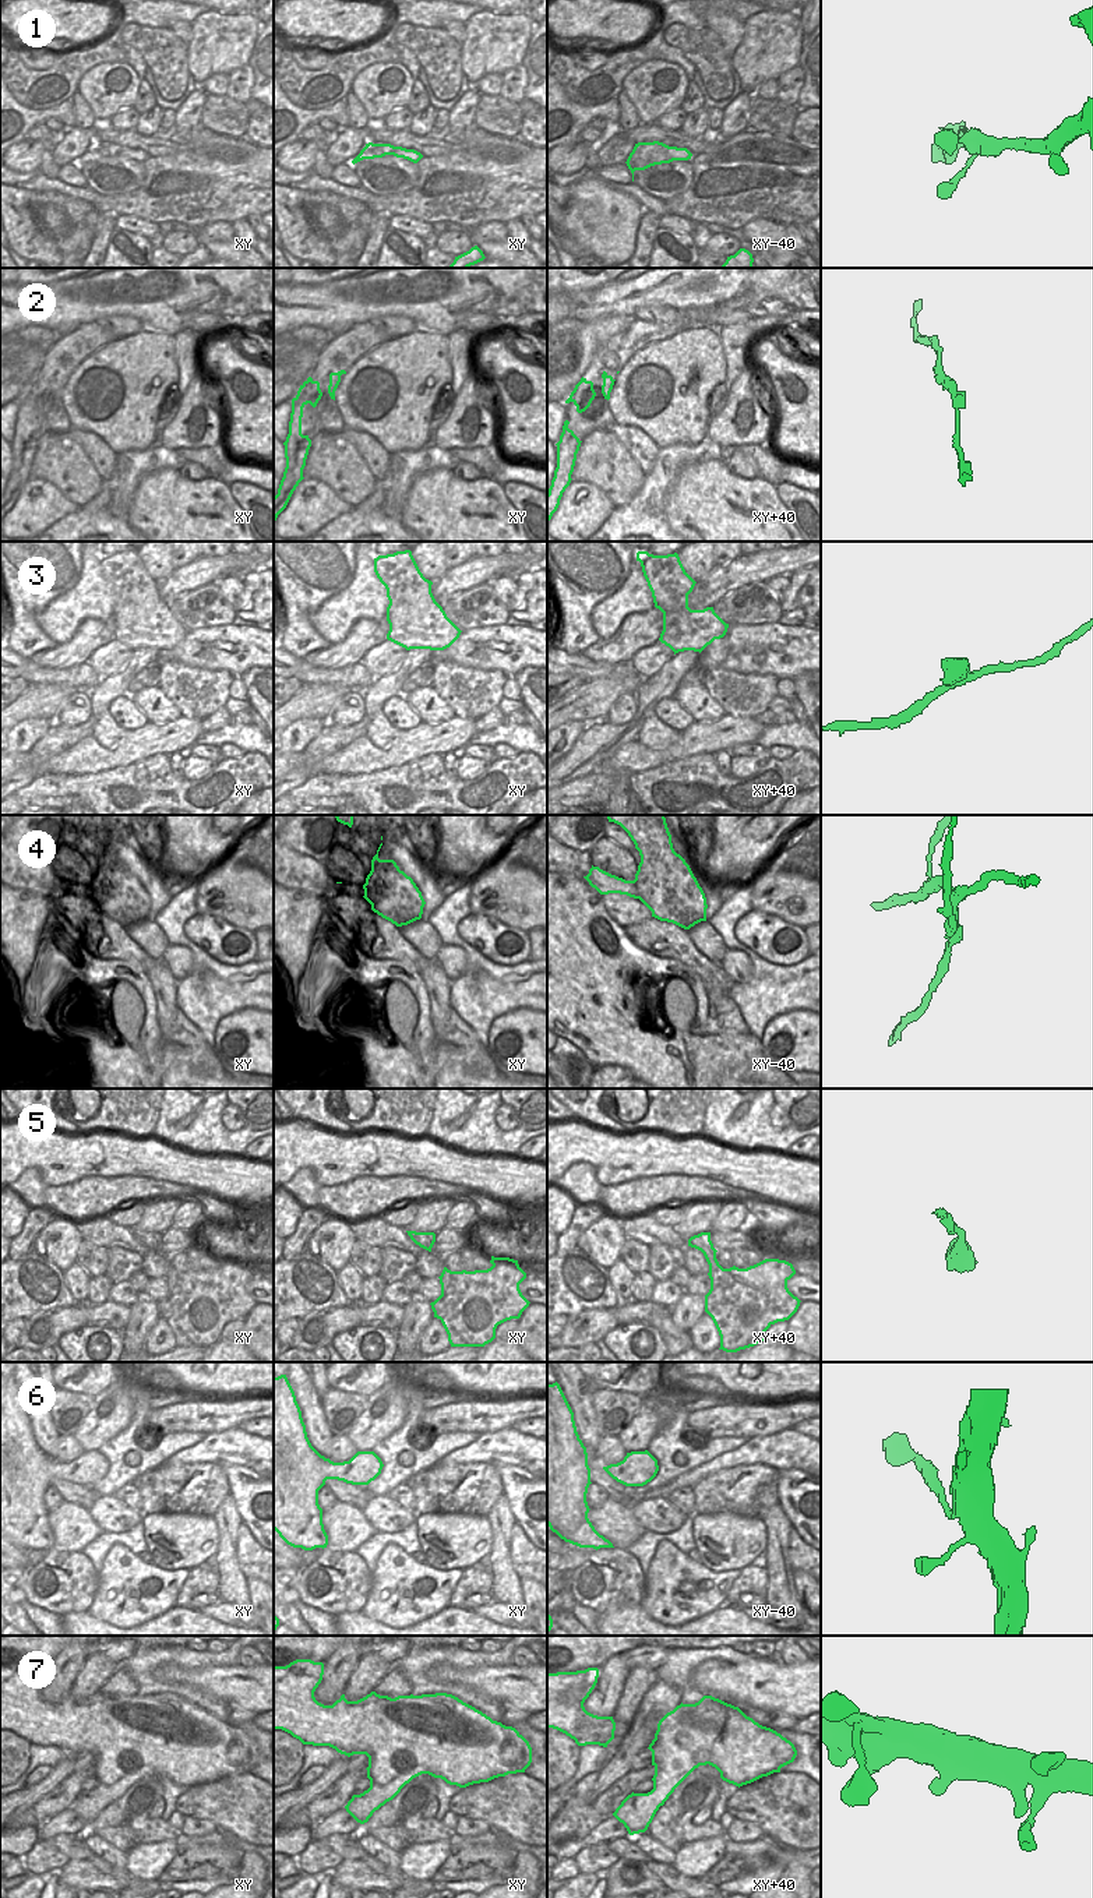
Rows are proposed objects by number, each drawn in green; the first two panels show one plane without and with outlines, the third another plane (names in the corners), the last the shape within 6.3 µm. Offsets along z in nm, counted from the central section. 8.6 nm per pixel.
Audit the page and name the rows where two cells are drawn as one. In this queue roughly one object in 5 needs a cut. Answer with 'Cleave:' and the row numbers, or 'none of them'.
Cleave: 4

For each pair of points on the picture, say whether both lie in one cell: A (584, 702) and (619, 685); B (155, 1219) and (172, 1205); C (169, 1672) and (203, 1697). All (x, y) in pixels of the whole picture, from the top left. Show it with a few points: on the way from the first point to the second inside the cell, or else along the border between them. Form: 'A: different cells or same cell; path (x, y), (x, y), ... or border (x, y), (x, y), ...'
A: same cell; path (592, 699), (610, 688)
B: same cell; path (159, 1214), (168, 1207)
C: different cells; border (154, 1671), (158, 1679), (191, 1683), (214, 1699)

